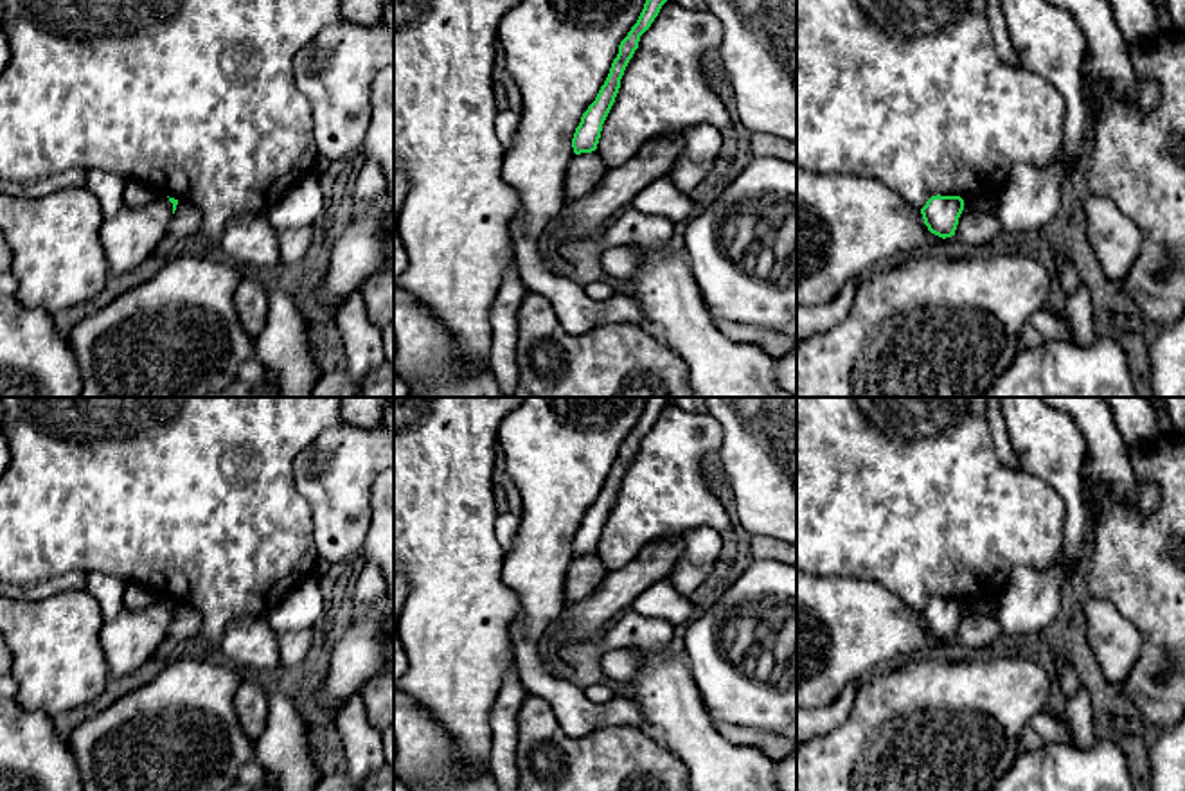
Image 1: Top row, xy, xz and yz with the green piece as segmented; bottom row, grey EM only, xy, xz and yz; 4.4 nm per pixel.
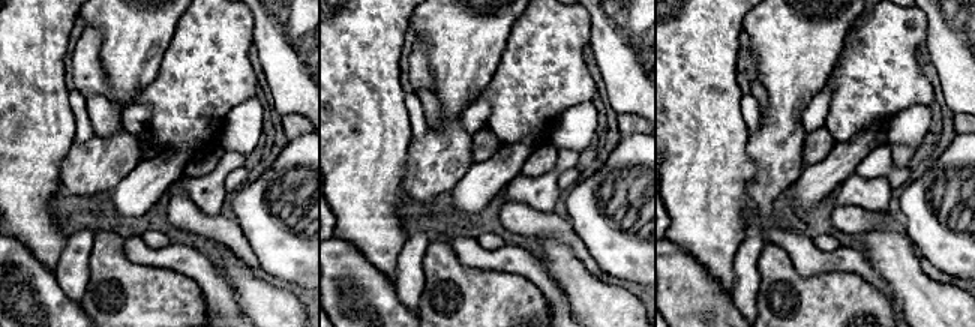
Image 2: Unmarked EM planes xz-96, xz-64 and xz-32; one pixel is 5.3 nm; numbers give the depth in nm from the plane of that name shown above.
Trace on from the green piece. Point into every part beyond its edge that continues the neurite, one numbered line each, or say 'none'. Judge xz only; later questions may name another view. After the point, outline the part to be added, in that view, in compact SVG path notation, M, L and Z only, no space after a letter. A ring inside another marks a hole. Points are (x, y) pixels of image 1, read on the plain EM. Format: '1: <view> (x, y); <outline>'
none

